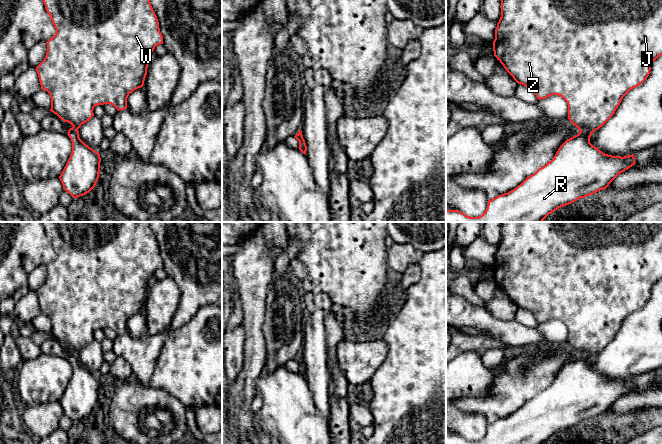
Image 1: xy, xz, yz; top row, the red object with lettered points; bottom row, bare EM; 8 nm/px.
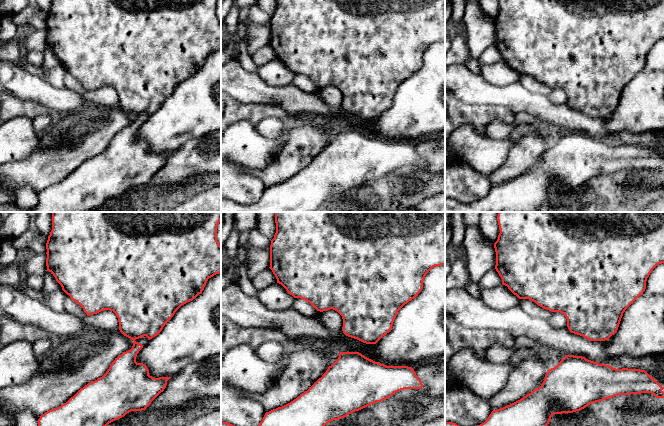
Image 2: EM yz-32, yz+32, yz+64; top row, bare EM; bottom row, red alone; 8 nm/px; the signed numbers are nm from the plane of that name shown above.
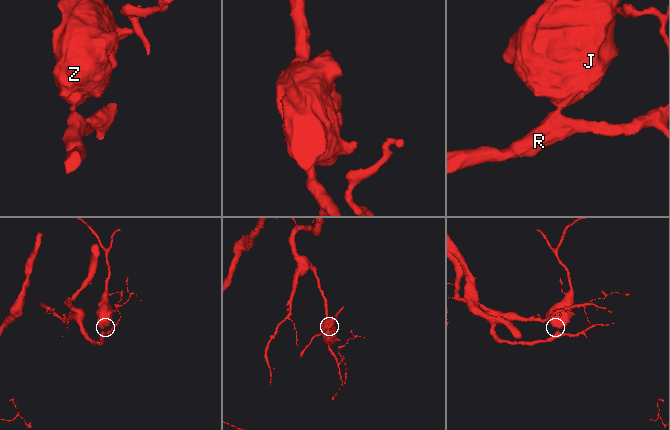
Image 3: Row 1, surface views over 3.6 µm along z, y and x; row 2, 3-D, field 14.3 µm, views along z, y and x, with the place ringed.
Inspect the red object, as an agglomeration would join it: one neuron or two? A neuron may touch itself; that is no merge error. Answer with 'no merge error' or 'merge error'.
merge error

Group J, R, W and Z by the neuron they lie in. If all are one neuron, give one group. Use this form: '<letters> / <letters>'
J W Z / R

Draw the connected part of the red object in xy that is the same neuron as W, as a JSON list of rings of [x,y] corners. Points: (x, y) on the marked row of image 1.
[[[42,0],[45,9],[56,29],[55,35],[47,43],[47,53],[44,60],[36,67],[41,89],[47,91],[51,97],[50,111],[56,114],[64,122],[70,123],[79,129],[82,124],[93,116],[94,107],[97,105],[111,104],[118,111],[127,109],[127,98],[134,90],[143,87],[147,75],[148,56],[155,47],[163,44],[163,36],[160,32],[157,16],[150,4],[150,0]]]

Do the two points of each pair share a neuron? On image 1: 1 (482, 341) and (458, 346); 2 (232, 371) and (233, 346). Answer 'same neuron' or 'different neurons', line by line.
1: same neuron
2: same neuron

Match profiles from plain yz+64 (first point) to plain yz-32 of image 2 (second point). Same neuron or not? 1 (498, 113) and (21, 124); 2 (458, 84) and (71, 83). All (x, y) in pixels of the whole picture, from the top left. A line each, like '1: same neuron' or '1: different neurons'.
1: different neurons
2: different neurons

